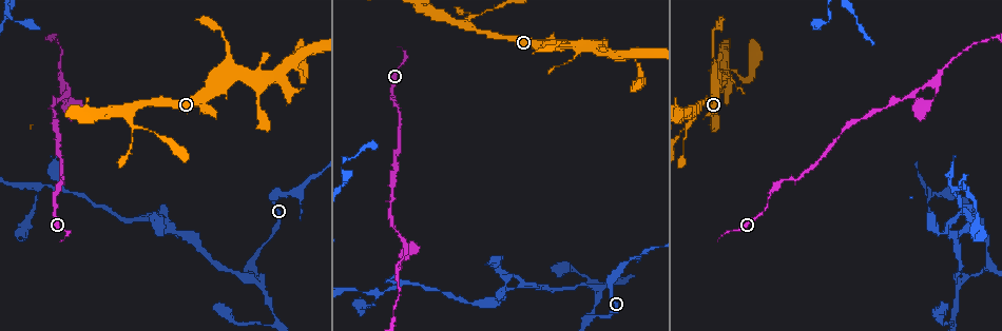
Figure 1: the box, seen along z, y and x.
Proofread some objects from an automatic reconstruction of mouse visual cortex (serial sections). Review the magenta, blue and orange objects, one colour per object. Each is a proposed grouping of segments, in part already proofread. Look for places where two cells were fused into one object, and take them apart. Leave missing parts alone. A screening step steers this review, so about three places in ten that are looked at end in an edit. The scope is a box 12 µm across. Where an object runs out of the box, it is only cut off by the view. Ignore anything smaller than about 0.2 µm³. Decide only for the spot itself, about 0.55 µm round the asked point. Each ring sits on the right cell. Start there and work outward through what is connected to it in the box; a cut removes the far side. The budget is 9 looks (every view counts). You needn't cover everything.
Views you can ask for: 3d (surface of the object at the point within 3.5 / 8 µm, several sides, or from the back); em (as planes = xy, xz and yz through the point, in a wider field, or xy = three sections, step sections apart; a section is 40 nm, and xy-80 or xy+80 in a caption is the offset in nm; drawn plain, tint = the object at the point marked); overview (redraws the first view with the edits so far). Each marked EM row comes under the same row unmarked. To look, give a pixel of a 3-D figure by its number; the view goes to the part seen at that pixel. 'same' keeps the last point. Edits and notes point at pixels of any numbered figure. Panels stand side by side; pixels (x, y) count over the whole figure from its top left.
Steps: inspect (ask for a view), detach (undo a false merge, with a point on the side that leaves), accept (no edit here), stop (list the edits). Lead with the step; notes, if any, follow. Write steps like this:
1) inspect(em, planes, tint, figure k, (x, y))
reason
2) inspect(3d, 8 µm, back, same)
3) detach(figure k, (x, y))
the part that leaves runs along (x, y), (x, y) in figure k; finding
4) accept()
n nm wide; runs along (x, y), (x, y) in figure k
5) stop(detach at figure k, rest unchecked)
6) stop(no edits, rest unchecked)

inspect(3d, 3.5 µm, figure 1, (127, 114))
a fork

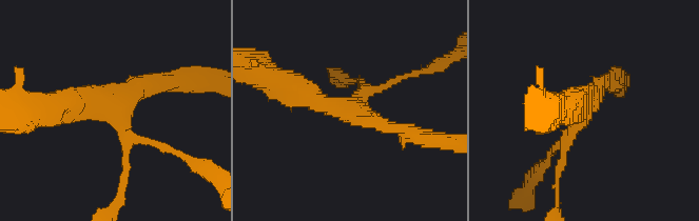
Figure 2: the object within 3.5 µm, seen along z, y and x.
inspect(em, xy, step 5, tint, figure 2, (589, 104))

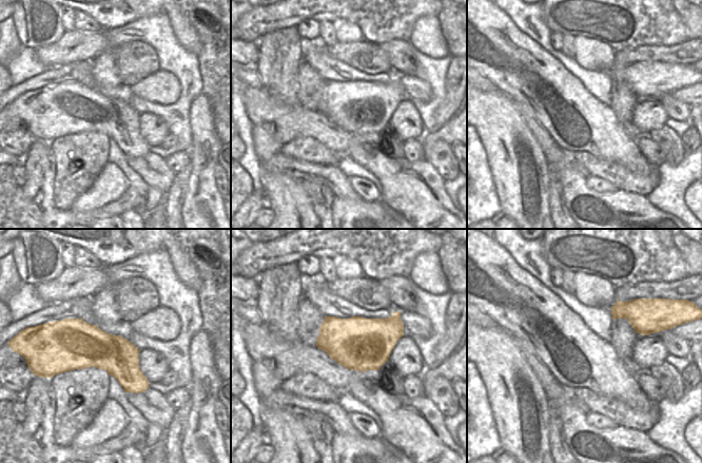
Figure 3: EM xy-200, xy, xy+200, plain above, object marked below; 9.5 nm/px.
accept()
runs along (412, 133), (286, 84) in figure 2; all the same cell

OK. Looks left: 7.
inspect(3d, 3.5 µm, figure 1, (289, 67))
sudden change in width

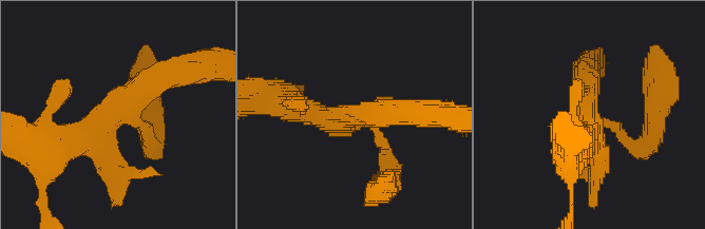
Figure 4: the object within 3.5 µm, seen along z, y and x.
inspect(em, xy, step 1, tint, figure 4, (116, 113))
3 arms; arms of 150, 400, 400 nm; shape alone is not enough

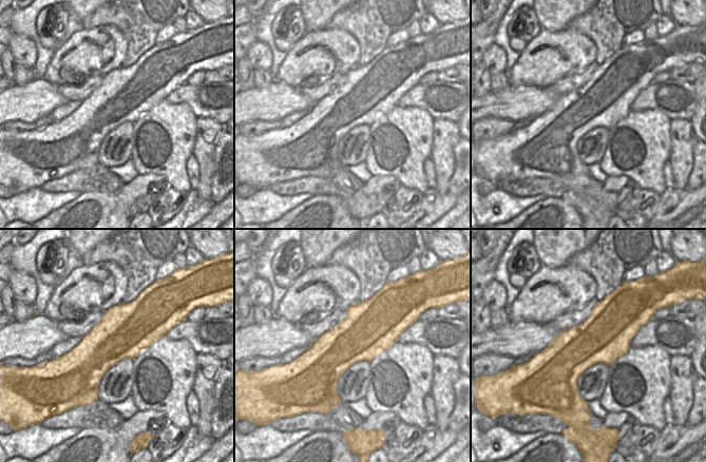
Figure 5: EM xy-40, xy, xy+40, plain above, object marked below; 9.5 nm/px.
inspect(em, xy, step 3, tint, same)
another direction

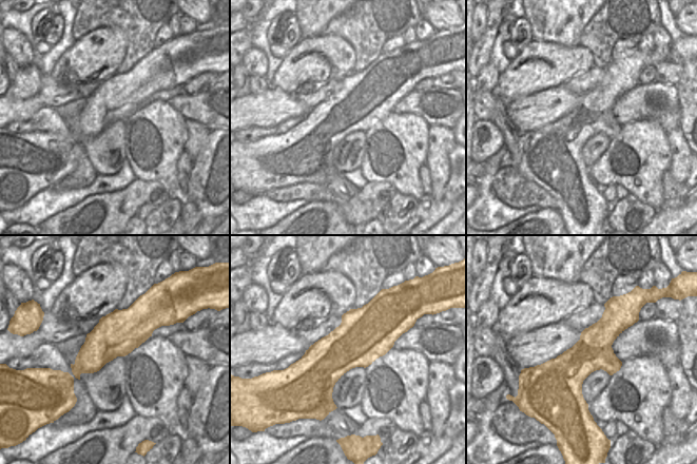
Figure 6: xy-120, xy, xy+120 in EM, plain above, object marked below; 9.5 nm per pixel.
accept()
runs along (293, 108), (361, 116), (387, 156) in figure 4; all the same cell

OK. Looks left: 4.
inspect(3d, 8 µm, figure 1, (962, 280))
arms part here

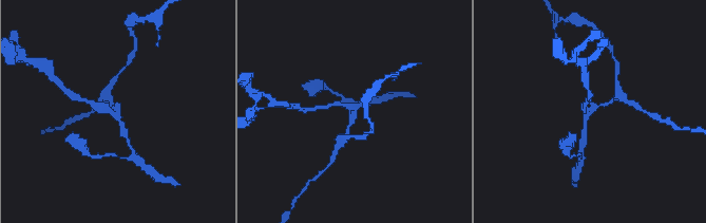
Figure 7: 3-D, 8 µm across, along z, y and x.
inspect(em, xy, step 1, tint, figure 7, (589, 112))
3 arms; arms of 150, 150, 200 nm; shape alone is not enough

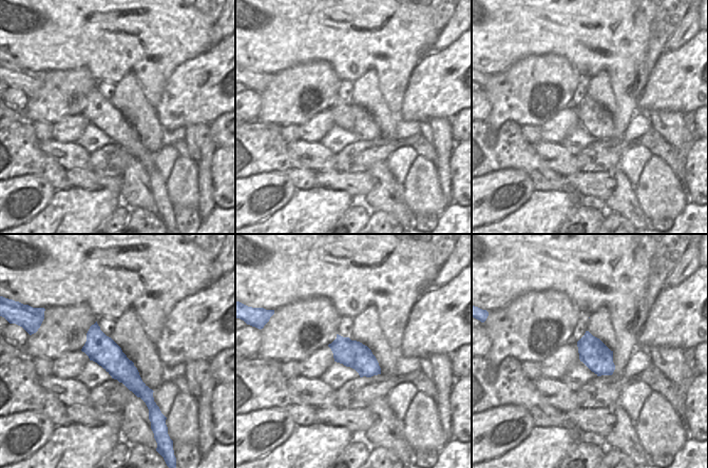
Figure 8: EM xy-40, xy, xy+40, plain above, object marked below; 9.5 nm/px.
detach(figure 7, (125, 132))
the part that leaves runs along (114, 111), (73, 97) in figure 7; a second cell is stuck on

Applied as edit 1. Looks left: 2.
stop(detach at figure 7, rest unchecked)

